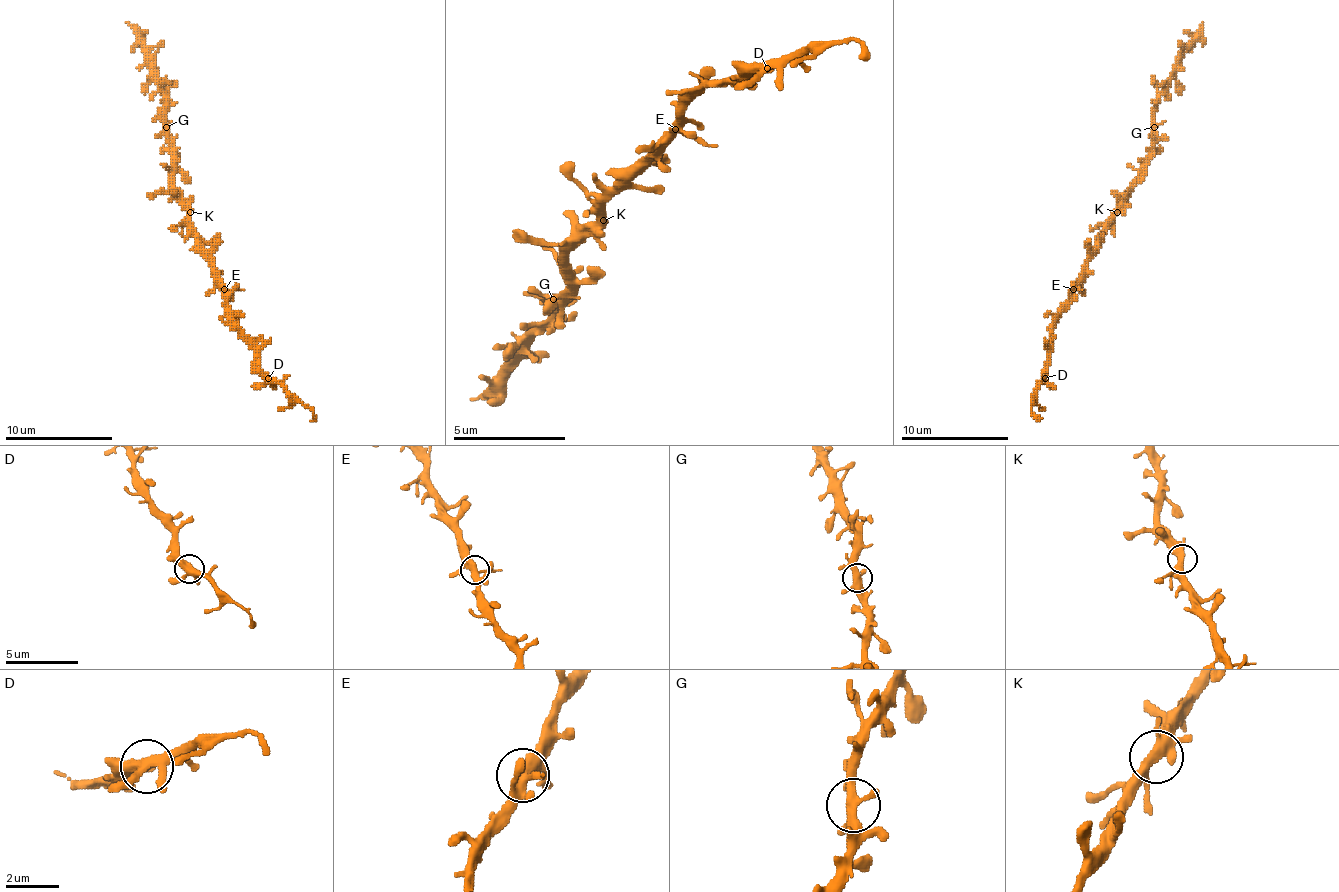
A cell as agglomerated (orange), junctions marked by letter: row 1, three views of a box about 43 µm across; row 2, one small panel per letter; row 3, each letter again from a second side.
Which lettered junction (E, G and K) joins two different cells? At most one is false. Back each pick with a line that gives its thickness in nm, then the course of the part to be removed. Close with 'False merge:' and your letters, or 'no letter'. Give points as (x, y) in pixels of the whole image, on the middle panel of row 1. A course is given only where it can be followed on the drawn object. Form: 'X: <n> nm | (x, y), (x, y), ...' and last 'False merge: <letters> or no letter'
False merge: no letter

